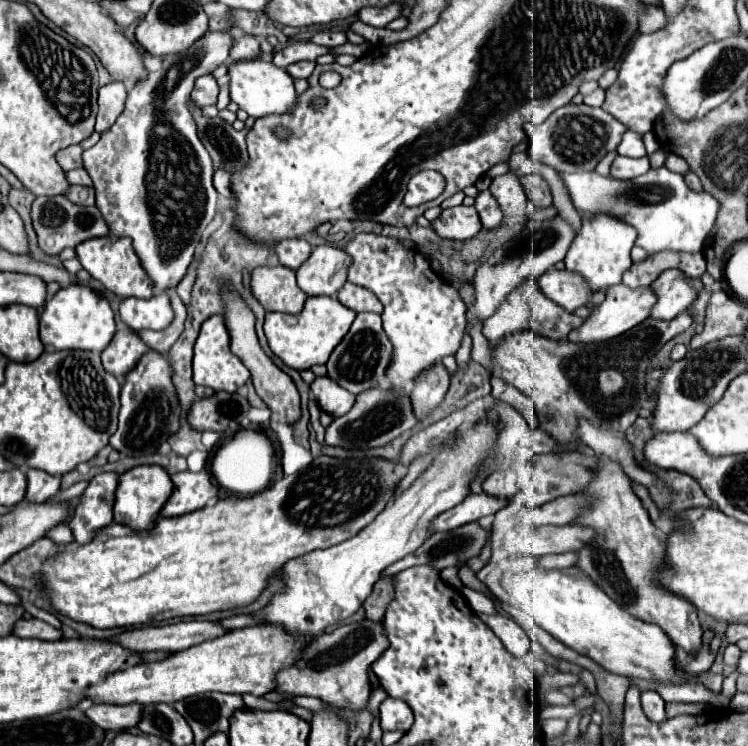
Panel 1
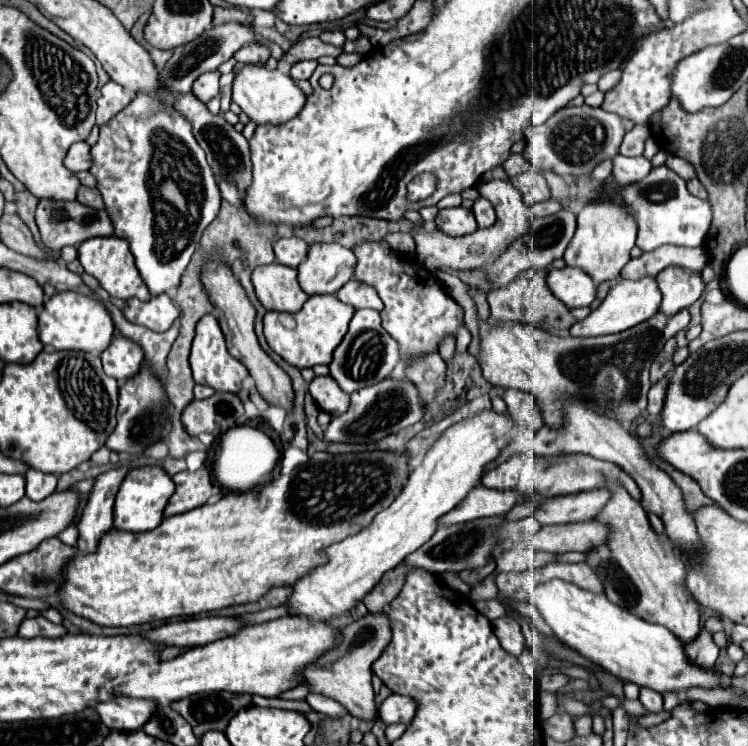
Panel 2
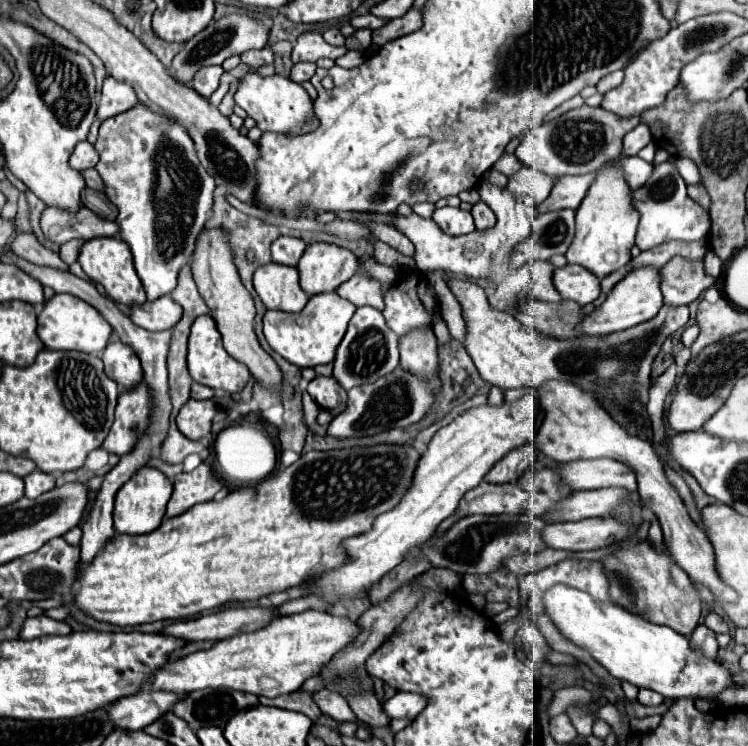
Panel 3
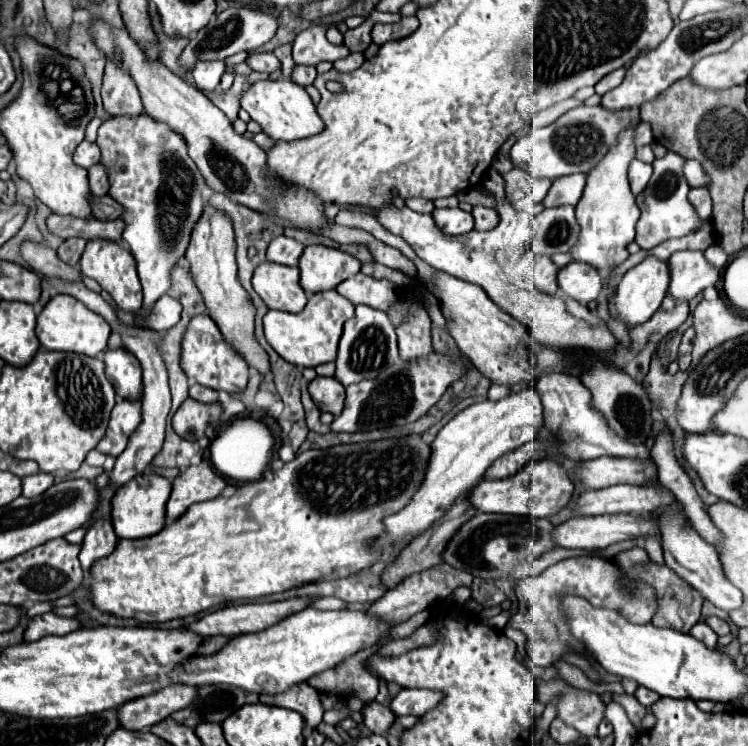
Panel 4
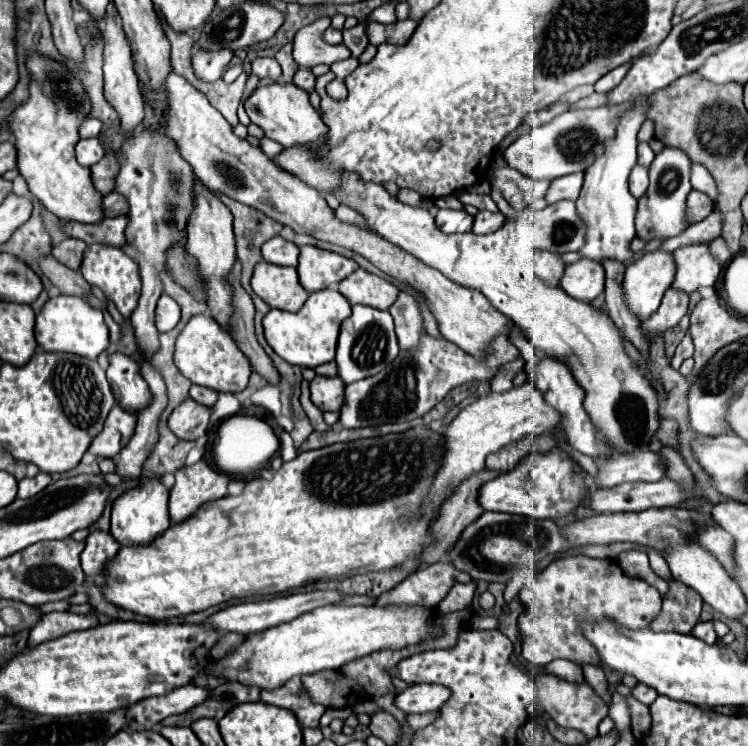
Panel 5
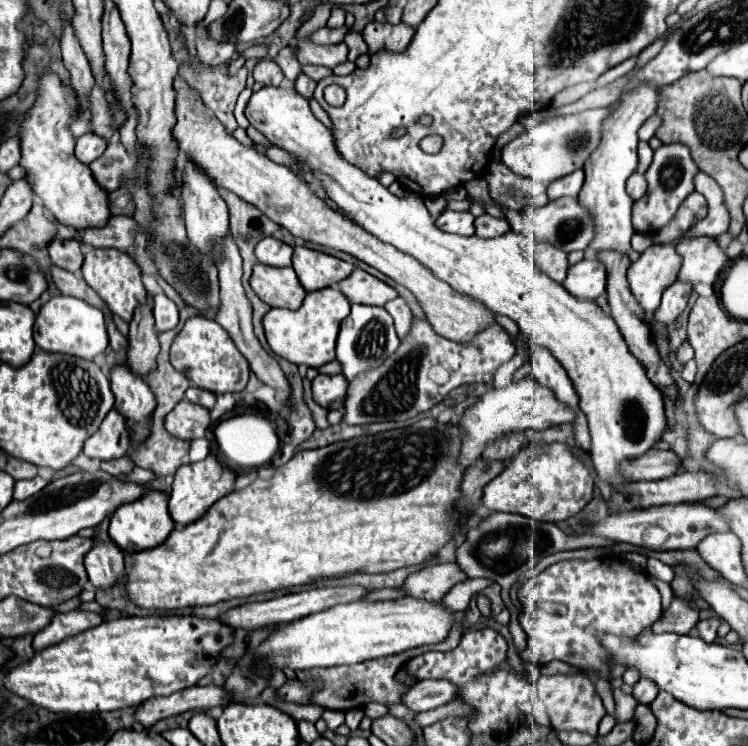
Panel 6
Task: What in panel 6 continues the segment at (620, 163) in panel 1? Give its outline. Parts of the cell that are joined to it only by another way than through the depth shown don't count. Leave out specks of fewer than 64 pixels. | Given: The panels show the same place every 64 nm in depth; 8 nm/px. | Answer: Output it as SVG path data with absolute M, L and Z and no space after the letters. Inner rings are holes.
M634 172L630 178L628 178L628 182L626 182L626 190L628 190L628 194L634 198L634 200L640 200L642 196L644 196L644 192L646 192L646 178L644 178L644 174L640 174L640 172Z

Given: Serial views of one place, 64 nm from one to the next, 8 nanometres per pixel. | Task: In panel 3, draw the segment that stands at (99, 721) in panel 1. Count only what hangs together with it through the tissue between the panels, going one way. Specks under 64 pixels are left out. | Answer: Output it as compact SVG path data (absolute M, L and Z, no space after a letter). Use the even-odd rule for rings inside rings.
M140 692L112 702L112 706L106 706L106 712L114 728L144 730L182 698L184 696L172 692Z

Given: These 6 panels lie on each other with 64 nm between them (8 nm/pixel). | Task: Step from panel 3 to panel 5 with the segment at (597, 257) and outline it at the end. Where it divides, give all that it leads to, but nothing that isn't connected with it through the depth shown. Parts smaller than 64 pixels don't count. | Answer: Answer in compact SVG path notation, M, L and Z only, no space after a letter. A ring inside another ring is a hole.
M646 98L636 100L636 106L626 112L620 122L616 136L604 144L604 154L594 160L594 164L586 170L584 186L580 192L580 198L576 200L576 210L580 218L586 224L586 242L578 250L582 258L594 260L594 262L604 262L604 260L618 260L624 262L632 258L630 242L636 236L634 232L634 220L636 220L636 198L628 190L628 174L636 164L636 134L646 120Z

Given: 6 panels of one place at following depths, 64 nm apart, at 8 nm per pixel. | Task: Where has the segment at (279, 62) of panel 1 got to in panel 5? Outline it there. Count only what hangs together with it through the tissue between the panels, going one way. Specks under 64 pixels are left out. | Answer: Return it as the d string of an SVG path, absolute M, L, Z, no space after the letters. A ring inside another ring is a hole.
M320 18L298 30L294 36L294 60L302 68L314 68L318 64L334 64L338 60L346 60L350 50L344 44L332 46L324 42L322 34L330 26L330 18Z

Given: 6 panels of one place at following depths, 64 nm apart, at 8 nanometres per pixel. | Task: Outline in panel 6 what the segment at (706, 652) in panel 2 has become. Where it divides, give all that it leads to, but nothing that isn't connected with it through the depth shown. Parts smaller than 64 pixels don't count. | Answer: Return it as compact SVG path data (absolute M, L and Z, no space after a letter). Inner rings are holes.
M708 618L708 620L700 620L696 624L696 630L698 630L698 636L704 642L714 642L716 640L716 628L718 626L720 626L720 620L718 618Z

